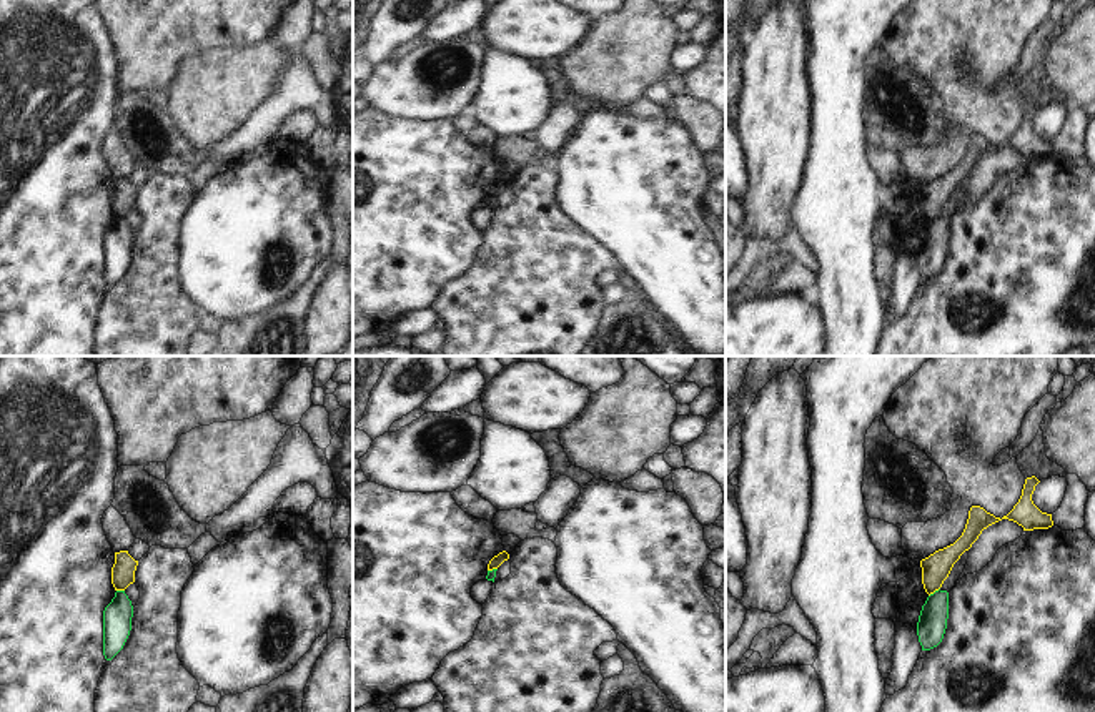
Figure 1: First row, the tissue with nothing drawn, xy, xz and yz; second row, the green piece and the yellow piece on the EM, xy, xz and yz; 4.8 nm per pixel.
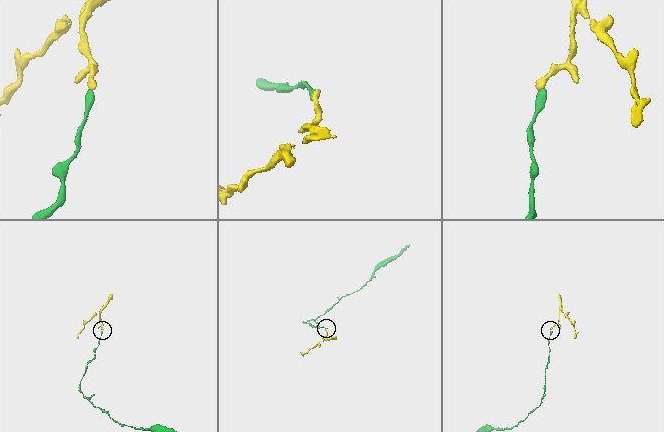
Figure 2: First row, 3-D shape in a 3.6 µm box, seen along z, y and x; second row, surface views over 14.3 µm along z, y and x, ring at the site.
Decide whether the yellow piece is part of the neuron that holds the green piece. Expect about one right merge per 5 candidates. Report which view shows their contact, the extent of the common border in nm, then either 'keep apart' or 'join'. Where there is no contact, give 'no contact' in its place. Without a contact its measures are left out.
meets green in yz; contact 70 nm long; keep apart

